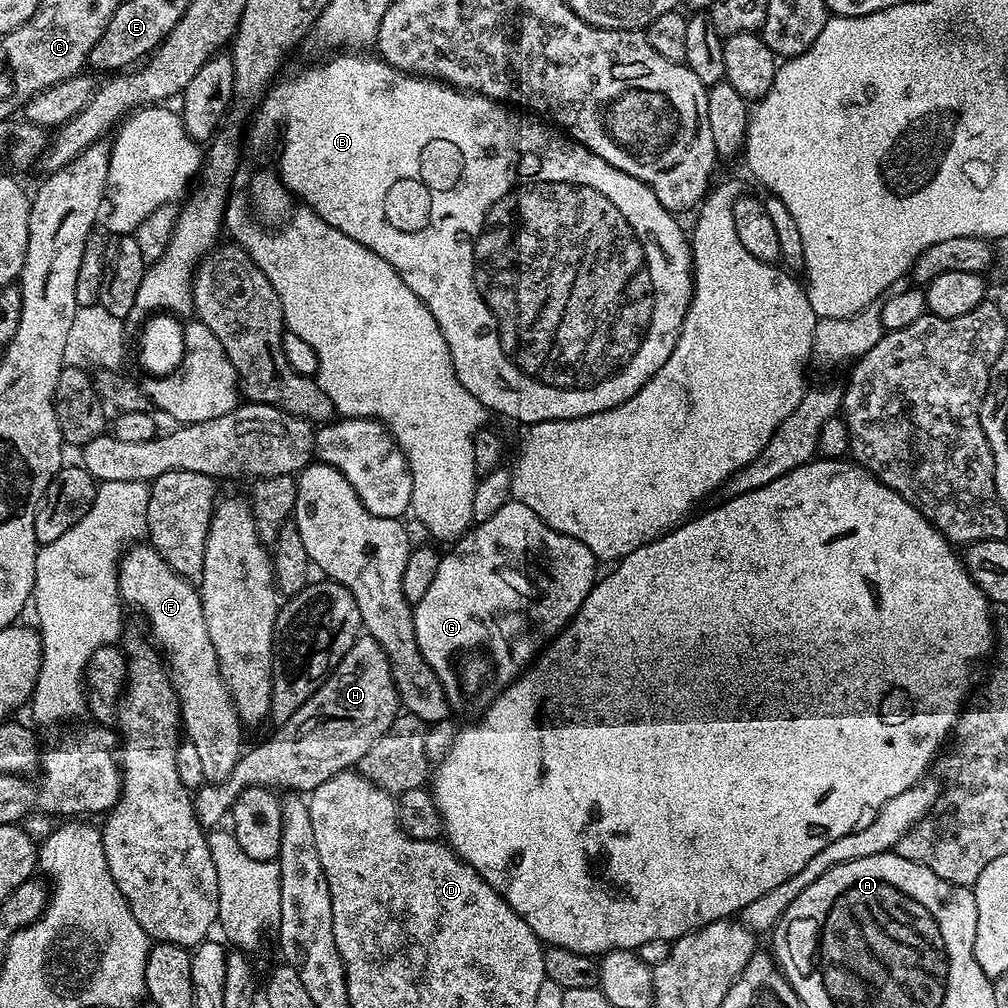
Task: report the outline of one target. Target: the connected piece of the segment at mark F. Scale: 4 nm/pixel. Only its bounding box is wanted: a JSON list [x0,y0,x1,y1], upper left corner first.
[116,542,245,784]

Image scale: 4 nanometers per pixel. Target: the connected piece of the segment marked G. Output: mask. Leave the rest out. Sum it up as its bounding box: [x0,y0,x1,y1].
[410,499,598,713]

